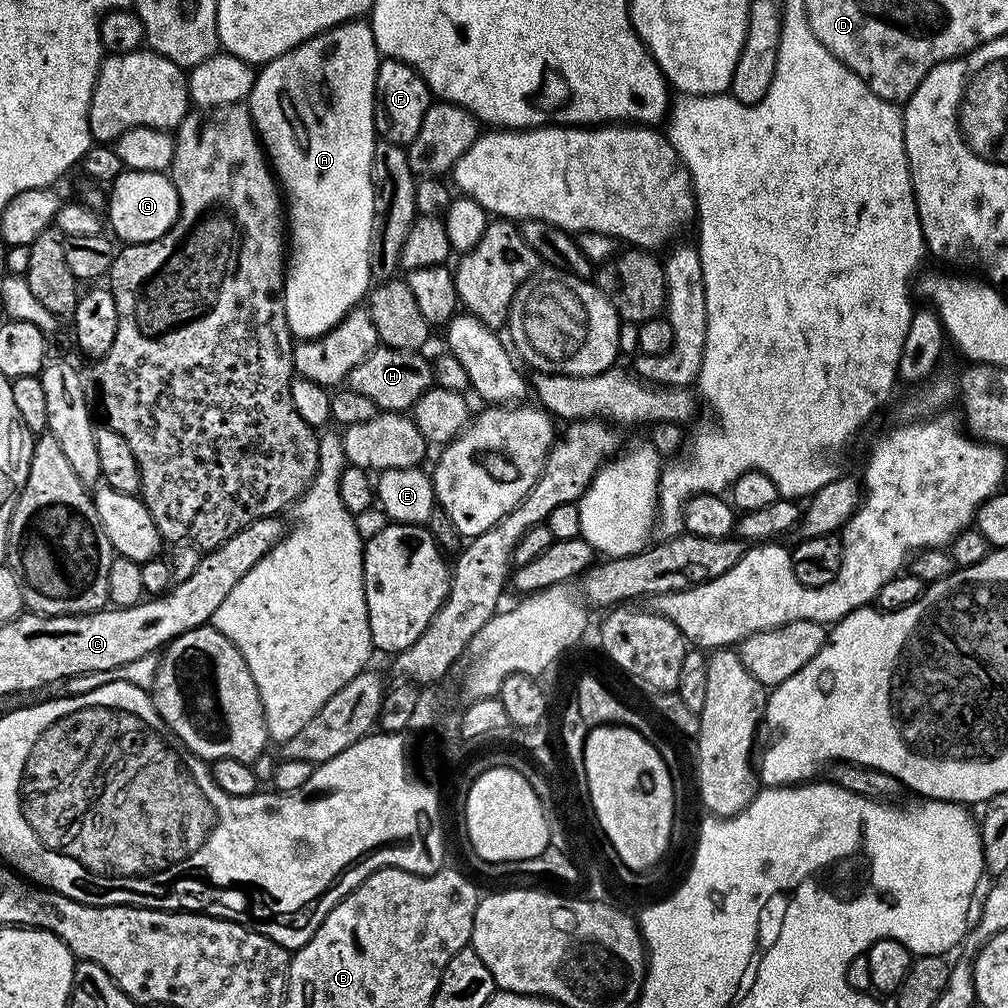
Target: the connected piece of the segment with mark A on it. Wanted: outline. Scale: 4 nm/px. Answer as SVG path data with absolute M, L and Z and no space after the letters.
M360 18L349 20L346 24L327 28L325 32L311 36L304 44L290 49L286 54L263 65L256 73L256 81L246 101L252 110L252 122L256 126L261 145L274 169L274 175L282 189L283 199L286 201L286 224L290 229L290 251L286 256L284 273L284 305L286 306L286 322L297 341L312 340L315 336L326 334L346 313L357 307L370 291L372 275L370 274L368 251L372 237L374 198L376 197L376 191L372 185L372 159L374 158L374 146L378 139L374 106L376 105L376 71L381 59L381 53L376 50L371 23Z

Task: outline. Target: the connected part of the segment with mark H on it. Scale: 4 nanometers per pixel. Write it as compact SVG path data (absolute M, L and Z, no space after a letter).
M377 346L365 360L354 366L354 370L350 370L347 387L372 399L382 412L407 413L418 402L418 398L422 398L422 394L426 394L426 390L434 384L429 357L420 355L424 354Z

